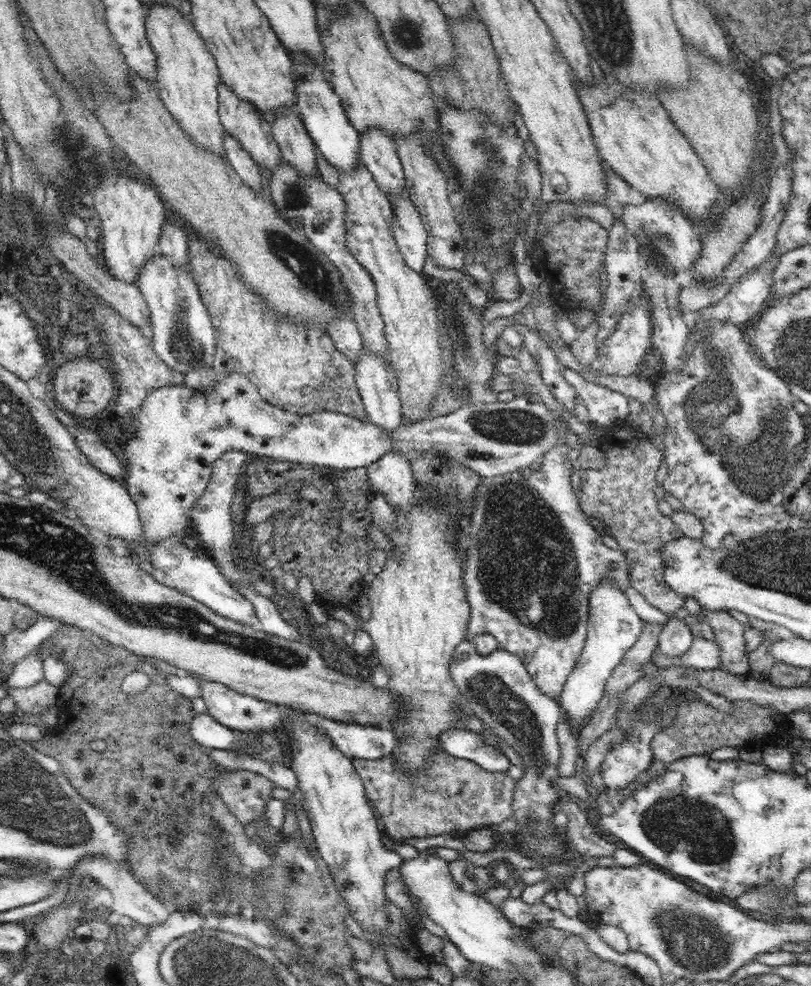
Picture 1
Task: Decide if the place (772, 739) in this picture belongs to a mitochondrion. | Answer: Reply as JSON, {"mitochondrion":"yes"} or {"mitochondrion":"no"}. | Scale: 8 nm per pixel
{"mitochondrion":"no"}

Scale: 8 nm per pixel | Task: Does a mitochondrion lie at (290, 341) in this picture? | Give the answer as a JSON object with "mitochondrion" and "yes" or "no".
{"mitochondrion":"no"}

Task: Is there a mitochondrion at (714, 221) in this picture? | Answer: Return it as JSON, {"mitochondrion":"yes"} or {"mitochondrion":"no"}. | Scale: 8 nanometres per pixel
{"mitochondrion":"no"}

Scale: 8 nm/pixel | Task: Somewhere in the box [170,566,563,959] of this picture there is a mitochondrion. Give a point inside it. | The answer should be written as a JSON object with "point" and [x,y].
{"point":[490,692]}

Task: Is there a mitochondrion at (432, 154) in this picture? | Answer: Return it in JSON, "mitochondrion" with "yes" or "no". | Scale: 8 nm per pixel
{"mitochondrion":"no"}

